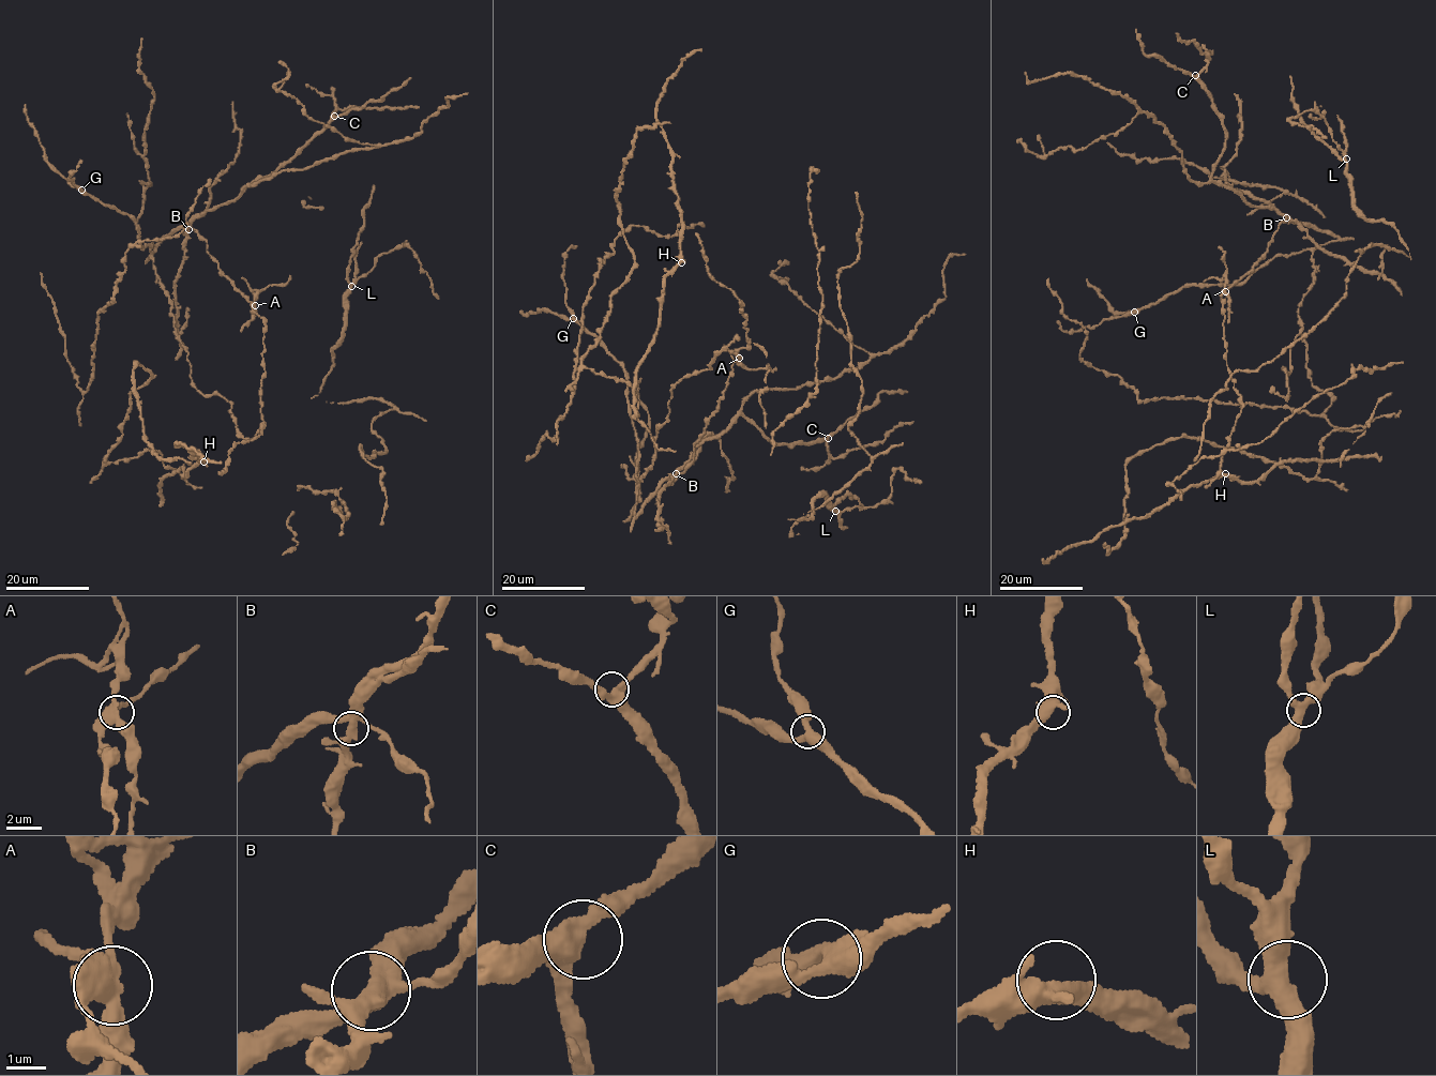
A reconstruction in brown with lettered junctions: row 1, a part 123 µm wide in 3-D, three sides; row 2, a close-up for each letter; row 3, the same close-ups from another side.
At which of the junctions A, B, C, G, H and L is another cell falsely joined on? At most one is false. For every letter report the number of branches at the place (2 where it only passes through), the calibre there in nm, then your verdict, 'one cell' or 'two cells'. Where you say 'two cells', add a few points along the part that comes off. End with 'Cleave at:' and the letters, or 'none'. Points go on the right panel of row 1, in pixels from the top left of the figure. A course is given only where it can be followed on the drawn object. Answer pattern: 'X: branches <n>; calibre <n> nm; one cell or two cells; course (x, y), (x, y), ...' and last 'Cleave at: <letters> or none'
A: branches 4; calibre 440 nm; two cells; course (1225, 291), (1226, 270), (1218, 246)
B: branches 4; calibre 400 nm; one cell
C: branches 3; calibre 440 nm; one cell
G: branches 3; calibre 400 nm; one cell
H: branches 4; calibre 440 nm; one cell
L: branches 3; calibre 440 nm; one cell
Cleave at: A

